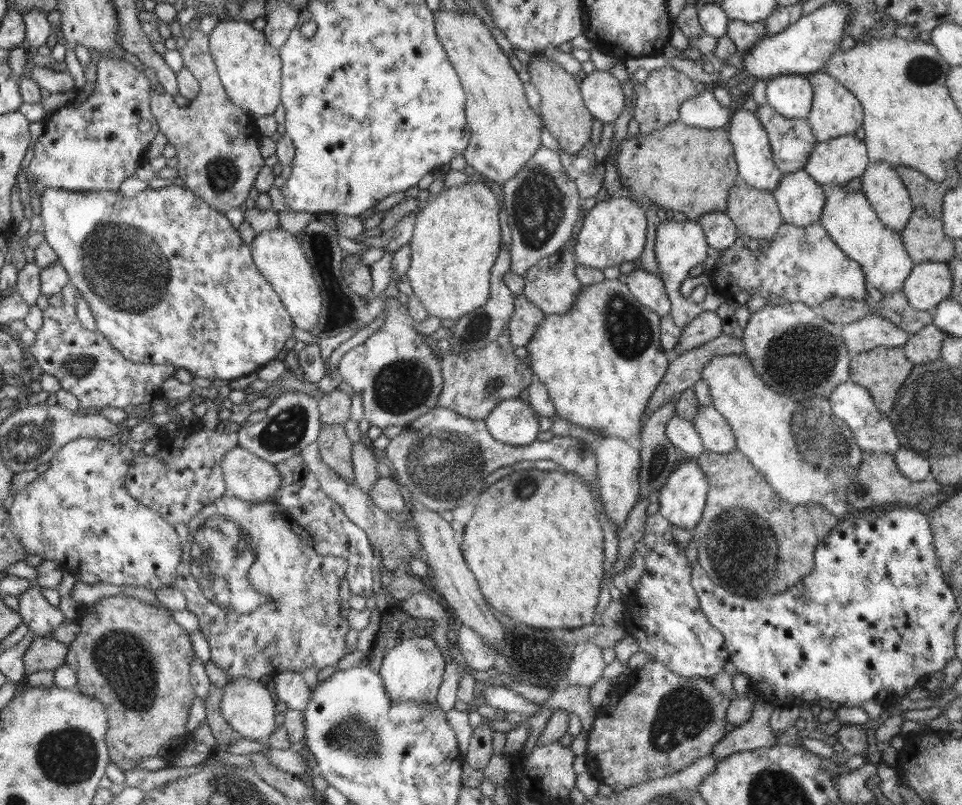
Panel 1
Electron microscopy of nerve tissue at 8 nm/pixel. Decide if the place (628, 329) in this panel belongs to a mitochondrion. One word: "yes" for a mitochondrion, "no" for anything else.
yes

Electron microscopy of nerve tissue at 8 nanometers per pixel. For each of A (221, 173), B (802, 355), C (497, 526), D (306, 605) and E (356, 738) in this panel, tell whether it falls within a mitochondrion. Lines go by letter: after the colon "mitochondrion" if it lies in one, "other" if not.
A: mitochondrion
B: mitochondrion
C: other
D: other
E: mitochondrion

